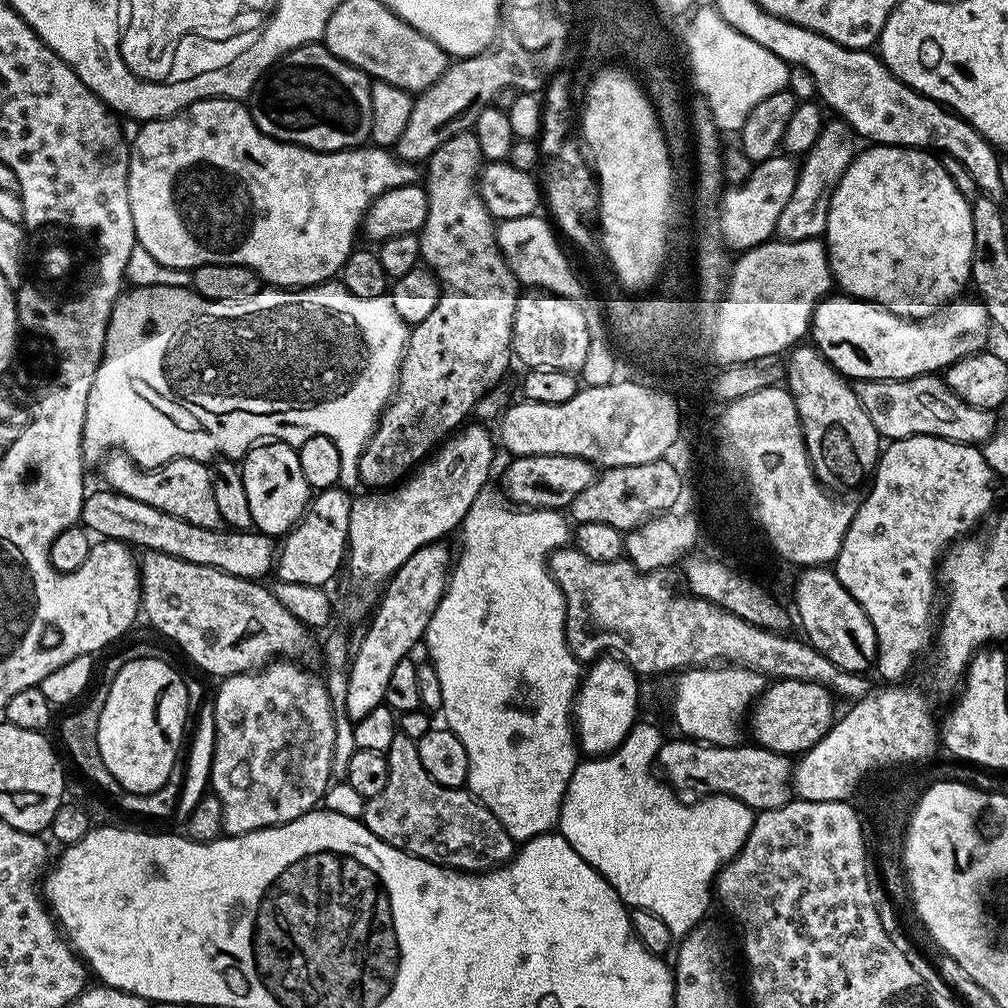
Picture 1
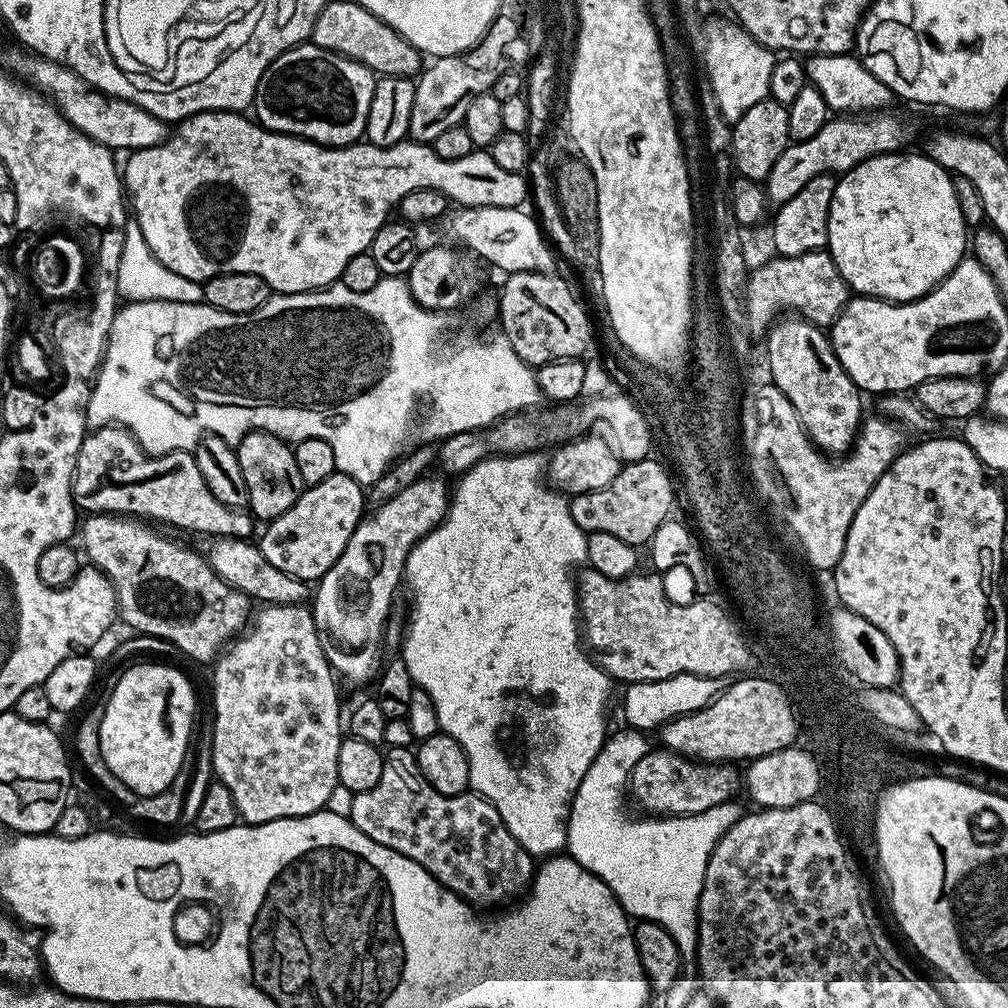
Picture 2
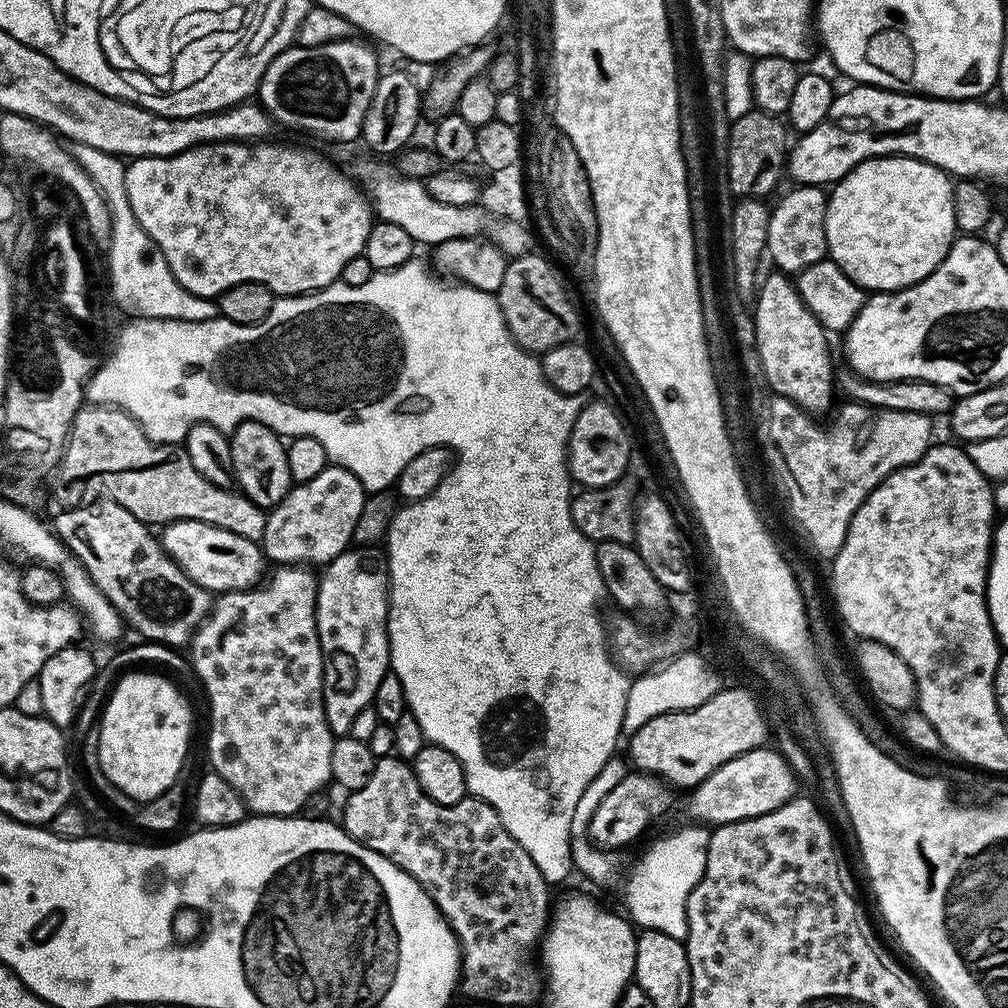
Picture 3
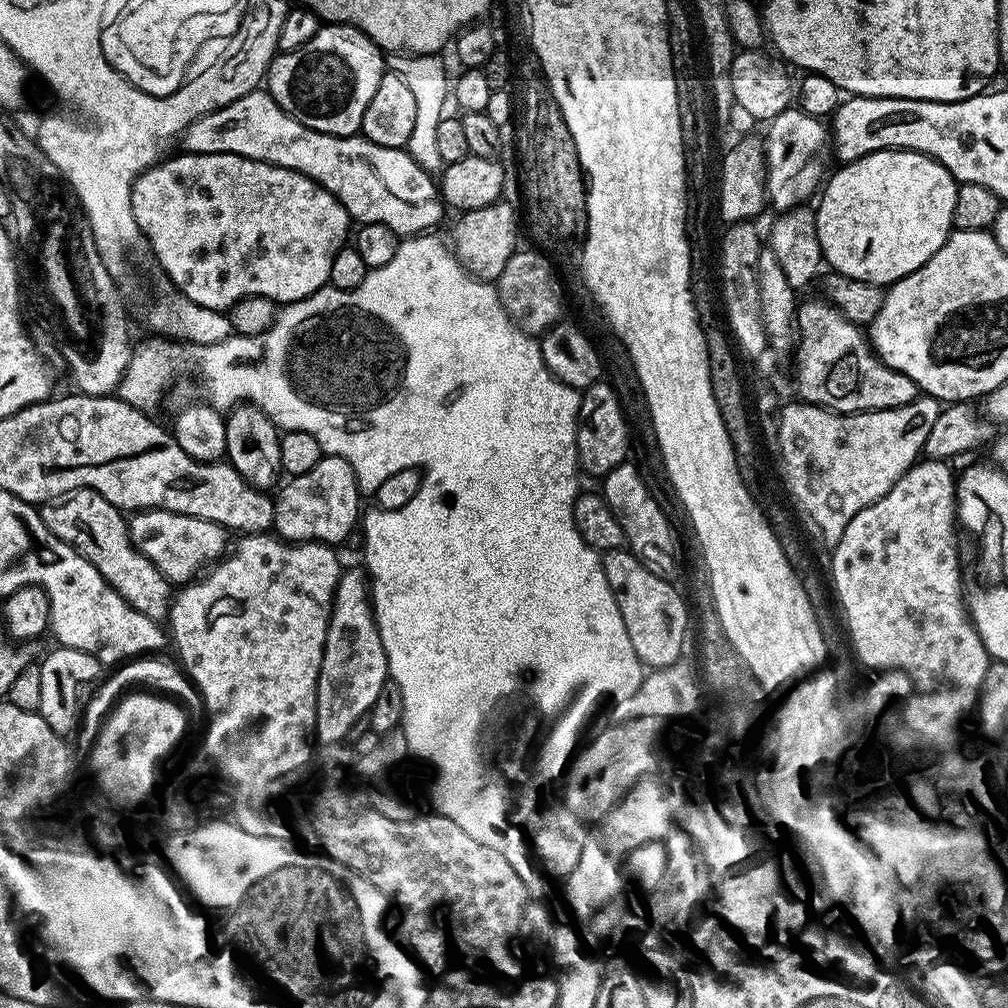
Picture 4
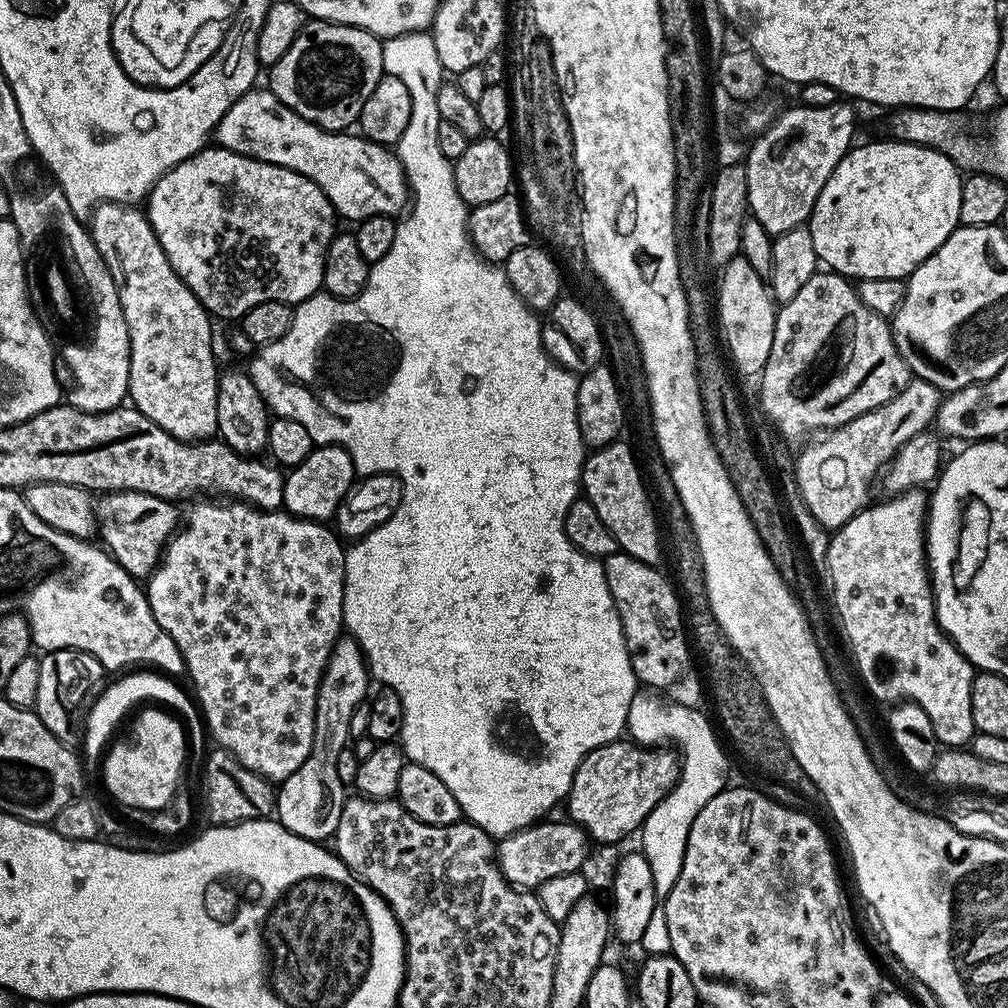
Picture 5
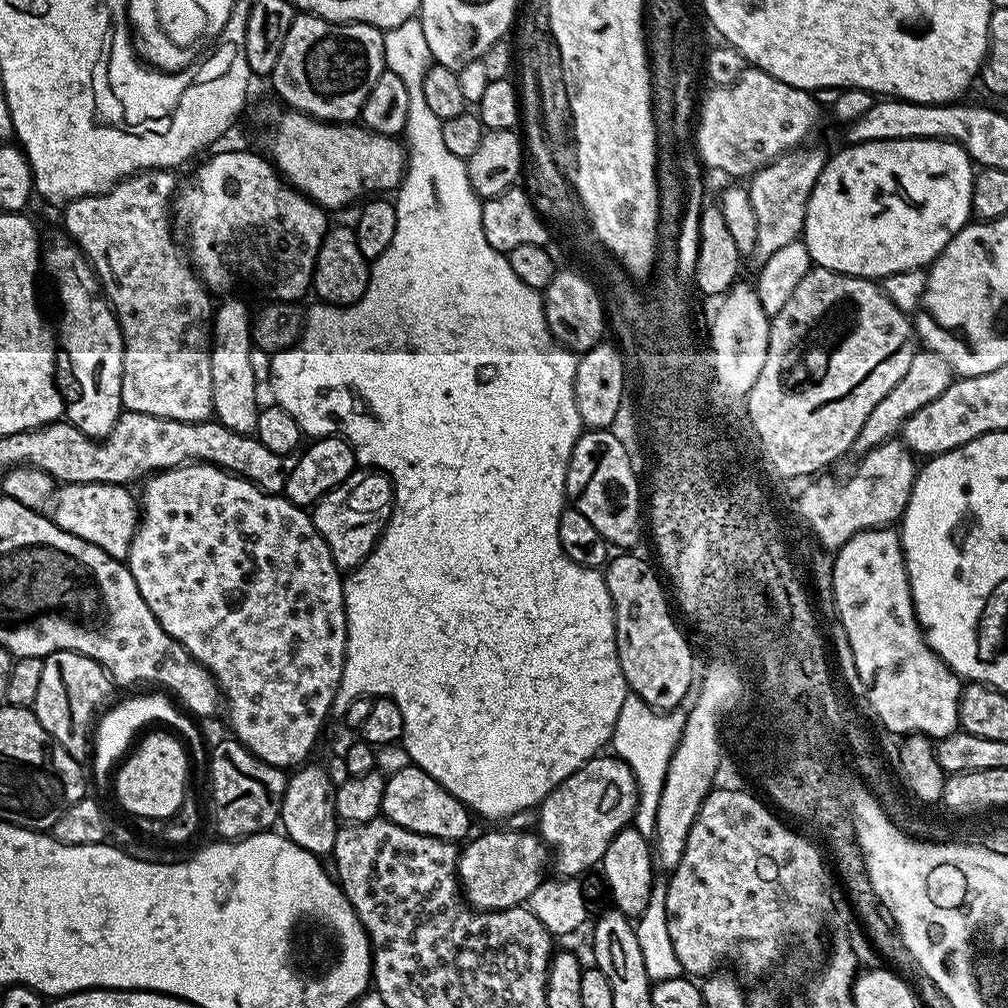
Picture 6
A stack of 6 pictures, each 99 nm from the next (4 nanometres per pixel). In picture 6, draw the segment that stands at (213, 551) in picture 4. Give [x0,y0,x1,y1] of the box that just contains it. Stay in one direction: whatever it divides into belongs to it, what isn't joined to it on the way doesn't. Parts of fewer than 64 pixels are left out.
[50,483,141,561]

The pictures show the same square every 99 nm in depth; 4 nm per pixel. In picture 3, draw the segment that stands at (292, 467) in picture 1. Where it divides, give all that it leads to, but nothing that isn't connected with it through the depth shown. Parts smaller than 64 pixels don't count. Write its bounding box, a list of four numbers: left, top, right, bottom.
[230,420,294,510]

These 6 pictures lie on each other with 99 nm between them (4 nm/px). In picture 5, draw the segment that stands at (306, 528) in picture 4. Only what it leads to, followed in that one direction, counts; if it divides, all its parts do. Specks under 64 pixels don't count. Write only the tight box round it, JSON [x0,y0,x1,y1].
[283,444,356,521]

